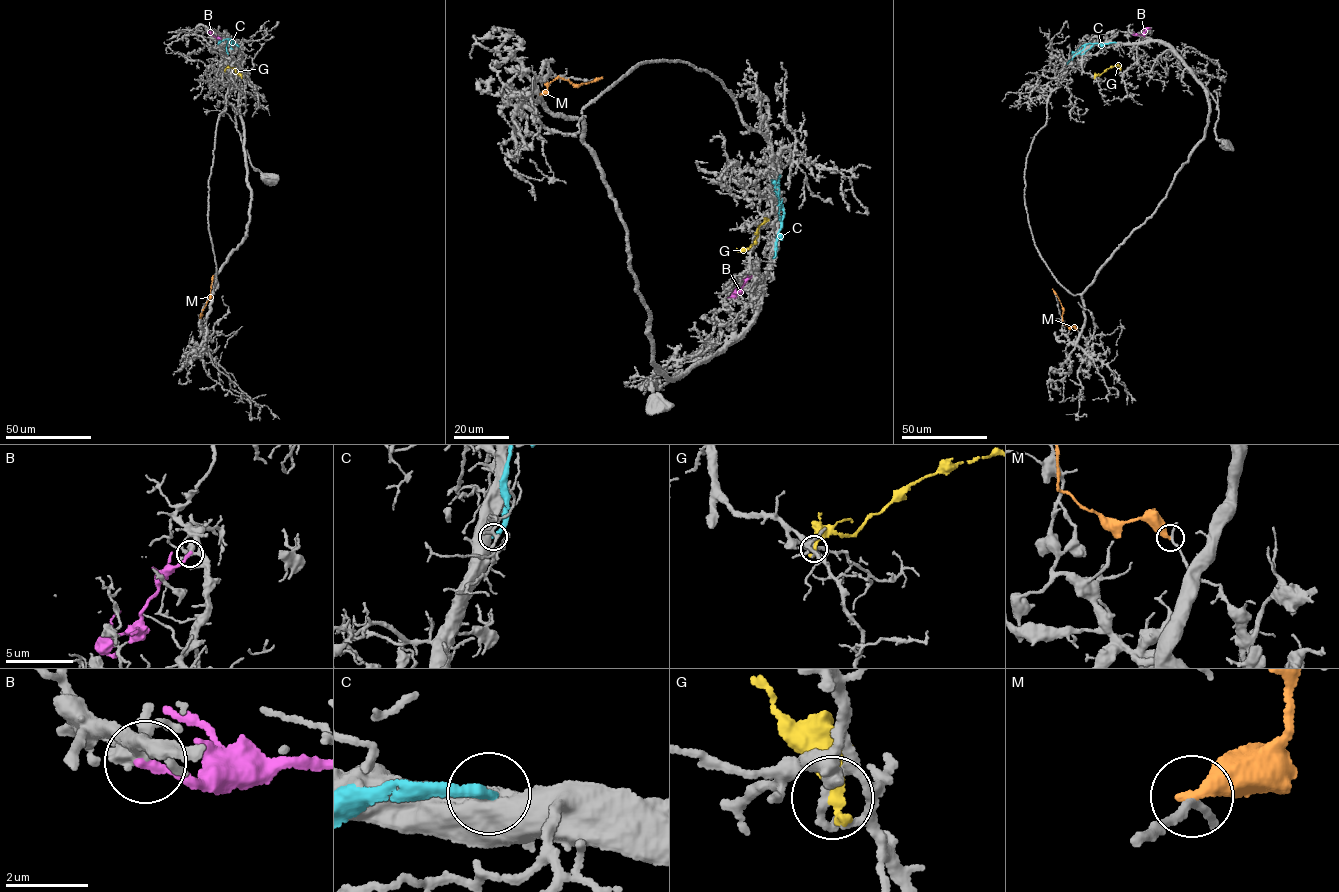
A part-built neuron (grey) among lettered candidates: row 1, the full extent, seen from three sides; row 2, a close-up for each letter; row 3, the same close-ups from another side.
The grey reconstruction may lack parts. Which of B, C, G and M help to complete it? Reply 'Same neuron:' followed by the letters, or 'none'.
Same neuron: none

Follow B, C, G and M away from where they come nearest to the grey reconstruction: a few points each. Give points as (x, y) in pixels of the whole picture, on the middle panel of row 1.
B: (751, 276), (740, 290), (728, 297)
C: (773, 257), (783, 213), (778, 199), (779, 174)
G: (765, 218), (749, 248), (735, 250)
M: (540, 94), (558, 77), (577, 86), (602, 77)

